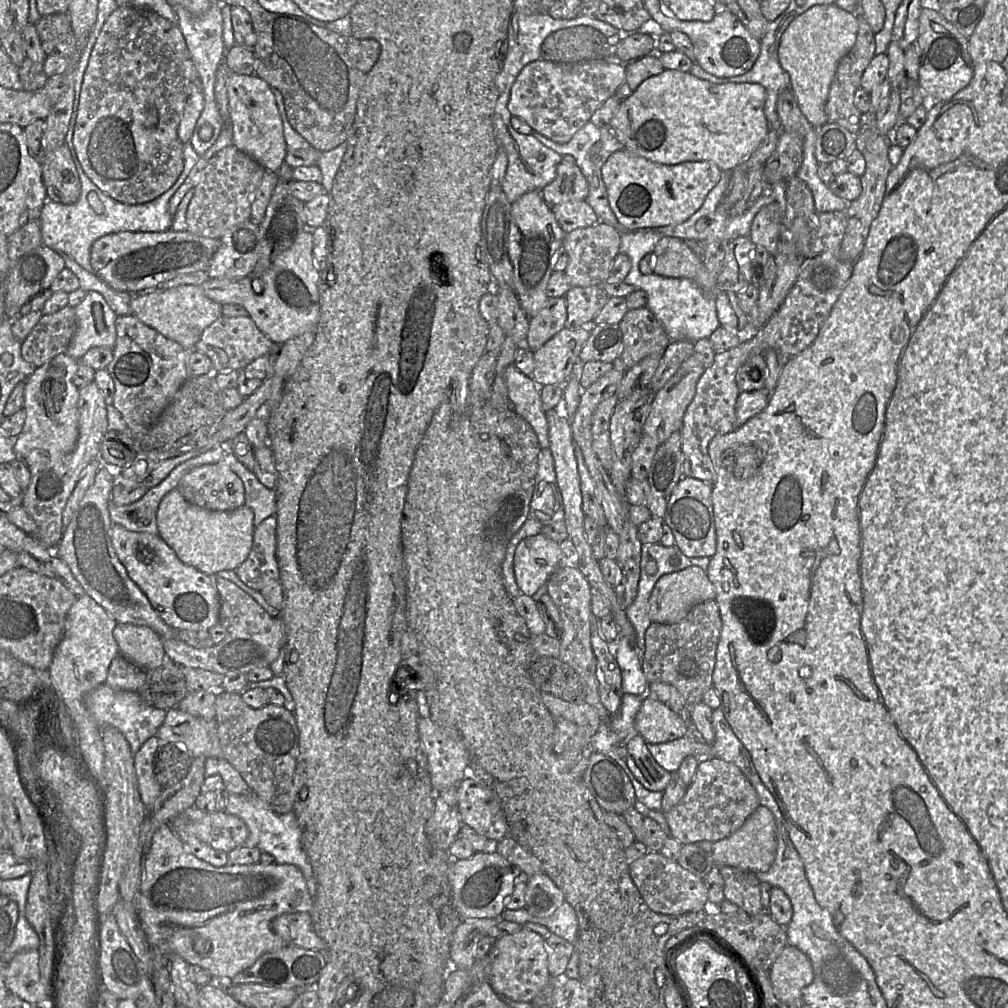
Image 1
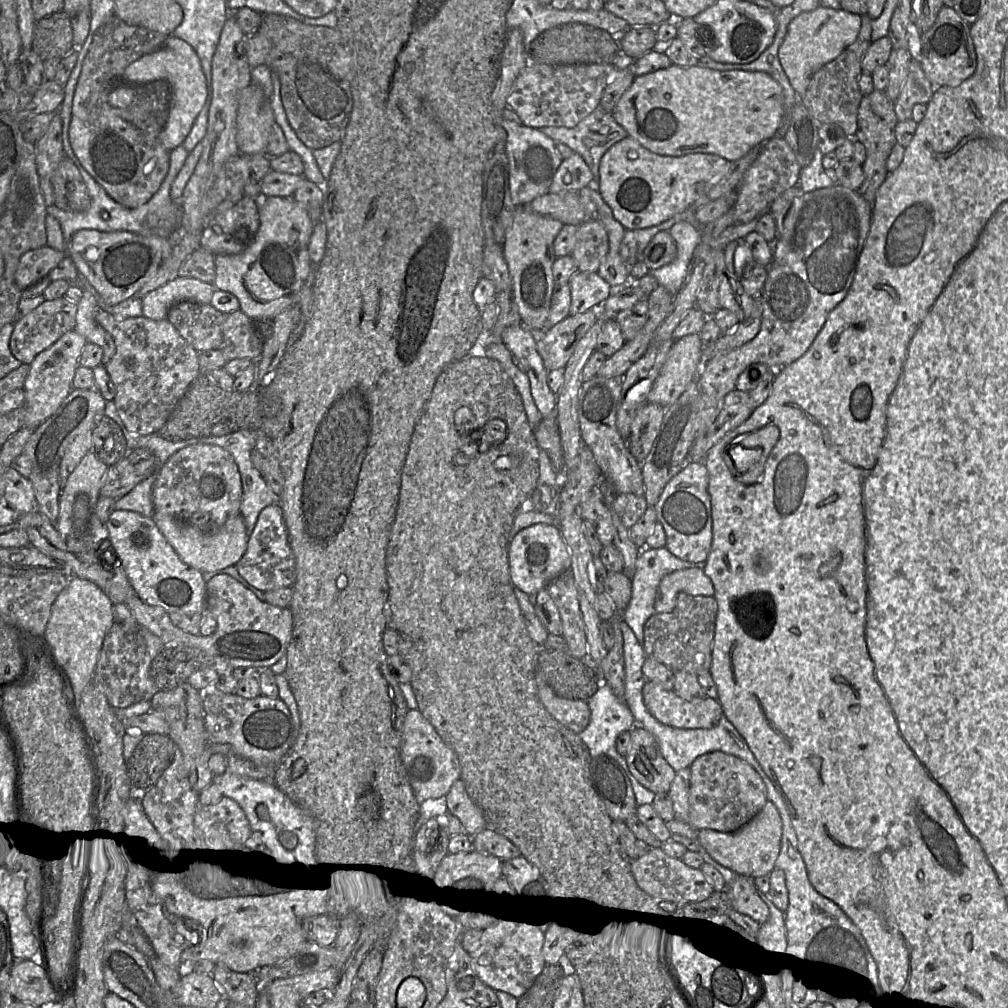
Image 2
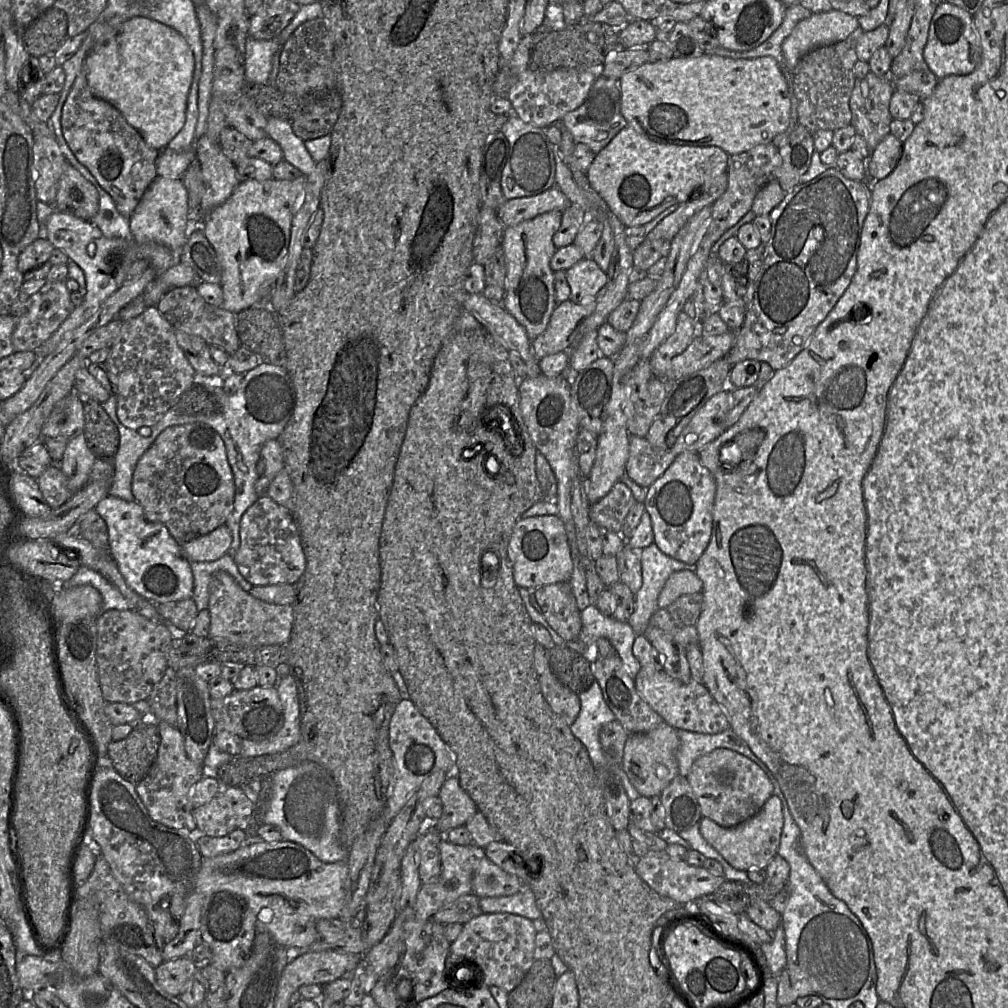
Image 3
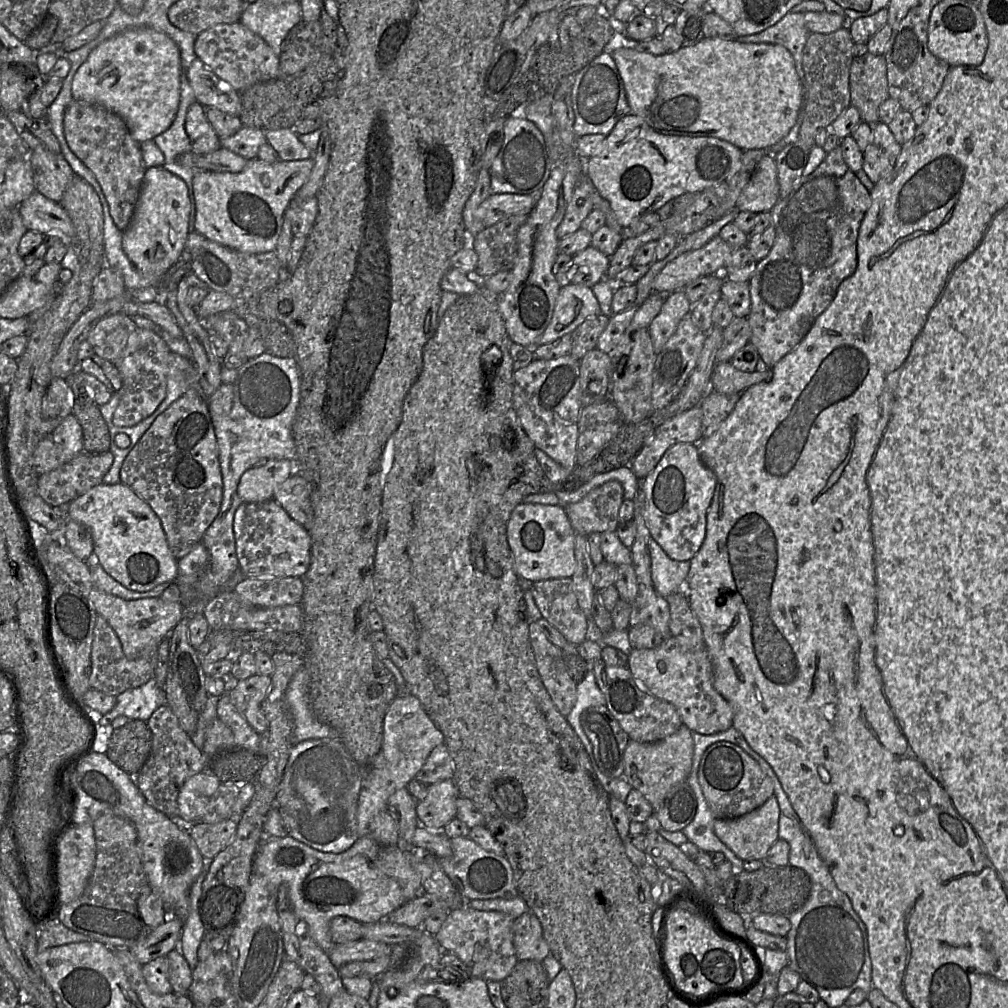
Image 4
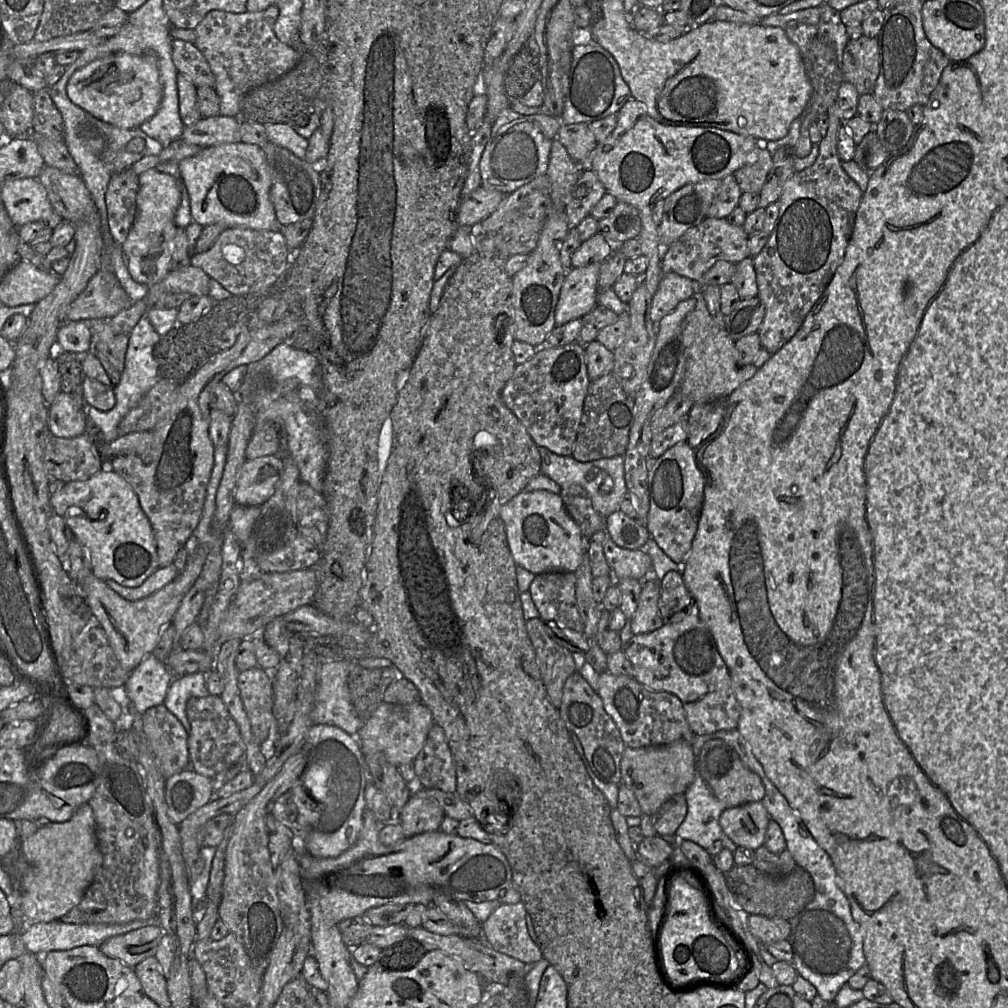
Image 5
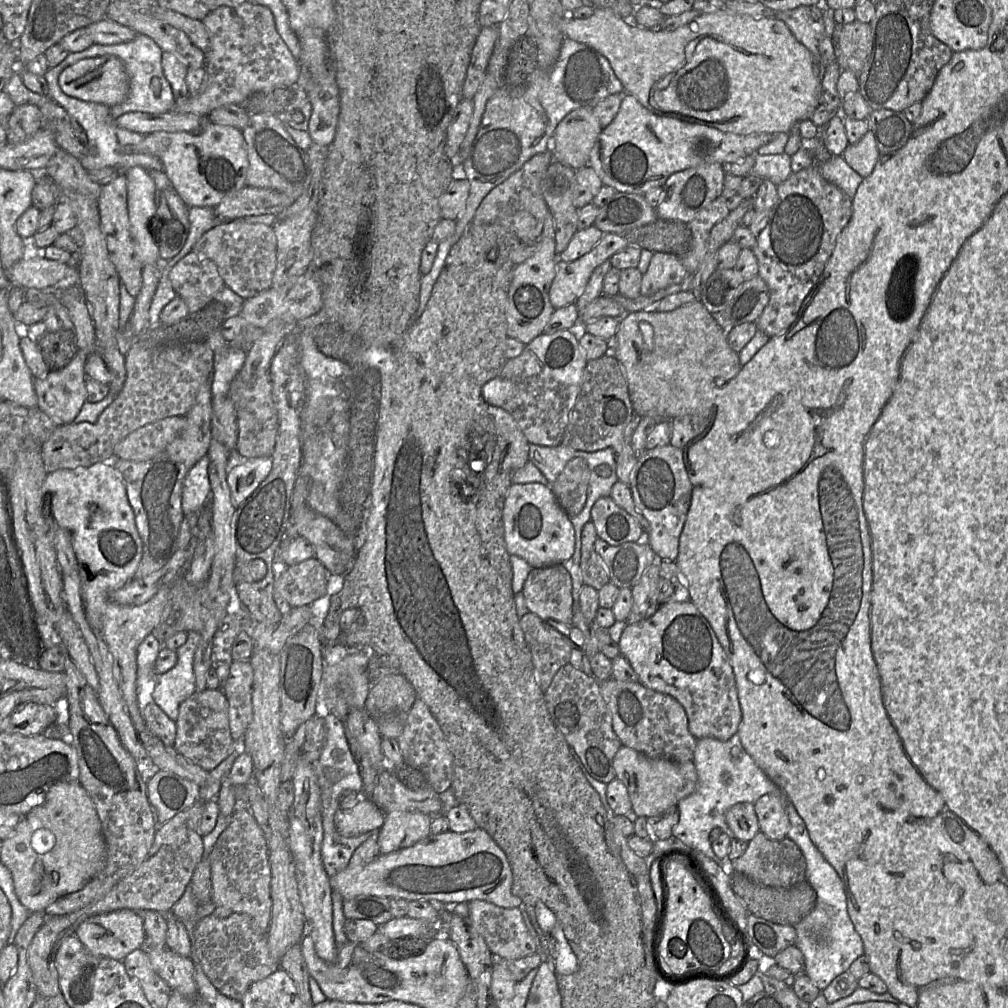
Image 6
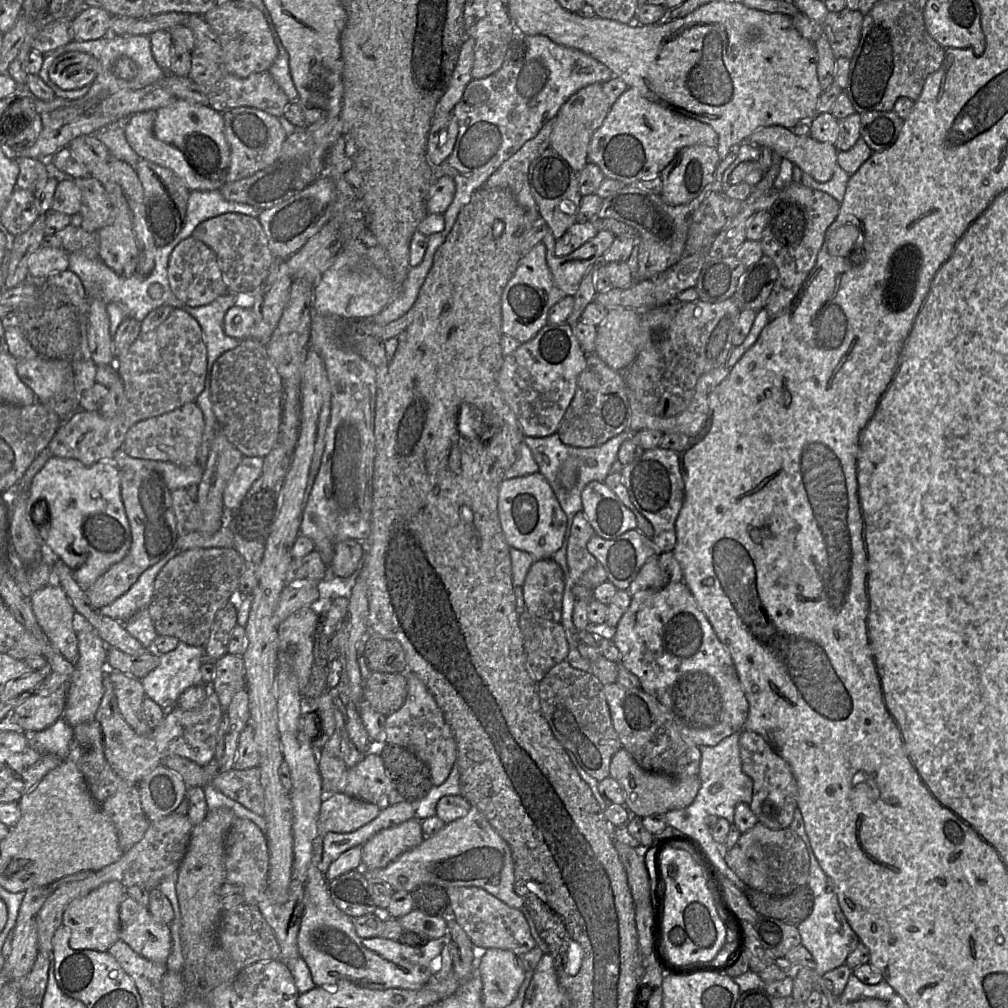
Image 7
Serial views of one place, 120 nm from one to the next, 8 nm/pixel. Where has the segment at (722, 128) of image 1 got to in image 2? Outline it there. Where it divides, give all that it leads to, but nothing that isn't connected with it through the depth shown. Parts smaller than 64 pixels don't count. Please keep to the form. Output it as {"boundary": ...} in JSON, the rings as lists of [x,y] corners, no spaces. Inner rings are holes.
{"boundary":[[[671,64],[665,69],[636,76],[631,86],[619,99],[613,115],[615,120],[627,131],[628,135],[636,139],[641,145],[650,151],[664,156],[684,156],[691,153],[715,154],[723,157],[729,162],[734,162],[745,155],[757,145],[764,144],[776,135],[781,119],[784,114],[784,95],[780,84],[769,74],[763,71],[745,71],[745,70],[717,70],[712,68],[695,65],[682,67]]]}

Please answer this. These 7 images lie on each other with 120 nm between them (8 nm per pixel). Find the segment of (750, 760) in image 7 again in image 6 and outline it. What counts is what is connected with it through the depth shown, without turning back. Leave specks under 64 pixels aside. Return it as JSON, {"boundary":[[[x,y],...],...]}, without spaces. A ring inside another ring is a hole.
{"boundary":[[[783,792],[781,796],[765,794],[753,805],[759,828],[771,840],[782,840],[787,837],[790,828],[786,804],[788,799]]]}

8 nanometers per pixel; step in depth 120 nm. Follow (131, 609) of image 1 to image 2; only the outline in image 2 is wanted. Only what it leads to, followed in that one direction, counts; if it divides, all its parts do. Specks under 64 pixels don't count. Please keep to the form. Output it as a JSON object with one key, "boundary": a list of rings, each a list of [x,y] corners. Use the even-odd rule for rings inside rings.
{"boundary":[[[93,451],[82,458],[62,489],[59,516],[54,524],[71,552],[71,559],[62,564],[69,567],[75,576],[95,583],[115,605],[125,603],[137,594],[112,546],[106,523],[103,523],[96,513],[100,489],[104,484],[107,470],[108,466]]]}

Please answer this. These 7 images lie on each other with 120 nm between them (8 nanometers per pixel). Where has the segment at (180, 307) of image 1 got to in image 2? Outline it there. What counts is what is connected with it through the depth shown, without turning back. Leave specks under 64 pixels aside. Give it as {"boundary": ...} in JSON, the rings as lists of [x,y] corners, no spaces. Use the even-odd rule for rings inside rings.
{"boundary":[[[177,276],[141,297],[142,315],[152,320],[167,318],[169,309],[181,301],[211,304],[215,287],[196,278]]]}

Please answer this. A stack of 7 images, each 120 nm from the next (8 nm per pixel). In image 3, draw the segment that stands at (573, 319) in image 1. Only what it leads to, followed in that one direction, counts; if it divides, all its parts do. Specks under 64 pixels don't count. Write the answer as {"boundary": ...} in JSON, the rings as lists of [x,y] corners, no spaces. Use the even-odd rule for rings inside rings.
{"boundary":[[[584,257],[566,271],[571,288],[570,300],[580,304],[585,298],[597,297],[607,282],[603,271],[591,257]]]}

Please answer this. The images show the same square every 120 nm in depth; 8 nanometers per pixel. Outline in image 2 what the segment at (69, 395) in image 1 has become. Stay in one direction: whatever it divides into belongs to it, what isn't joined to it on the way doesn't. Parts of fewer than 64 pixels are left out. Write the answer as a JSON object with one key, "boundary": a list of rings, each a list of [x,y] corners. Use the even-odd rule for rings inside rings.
{"boundary":[[[72,329],[34,358],[29,366],[29,373],[23,386],[26,410],[23,427],[36,430],[57,411],[71,390],[74,389],[72,381],[85,344],[86,339]]]}

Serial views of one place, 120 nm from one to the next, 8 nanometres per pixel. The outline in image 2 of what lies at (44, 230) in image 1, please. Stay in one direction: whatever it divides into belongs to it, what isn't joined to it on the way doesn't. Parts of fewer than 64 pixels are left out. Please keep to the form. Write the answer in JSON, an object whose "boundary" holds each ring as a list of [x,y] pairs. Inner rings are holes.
{"boundary":[[[65,96],[58,110],[58,113],[63,122],[62,124],[63,151],[64,151],[64,155],[68,157],[74,163],[79,173],[81,174],[85,182],[85,185],[87,187],[88,193],[90,195],[91,204],[88,210],[82,211],[82,212],[65,211],[65,210],[58,208],[55,205],[50,205],[46,207],[47,214],[53,216],[60,223],[60,227],[61,227],[64,242],[66,244],[66,248],[72,236],[77,231],[82,230],[82,229],[97,230],[100,232],[128,231],[128,232],[139,234],[142,236],[158,235],[161,237],[169,238],[169,234],[170,234],[169,231],[165,231],[161,228],[150,228],[149,226],[147,226],[146,216],[149,213],[156,211],[159,207],[161,207],[167,201],[172,200],[170,198],[171,185],[174,179],[176,178],[178,172],[182,168],[183,164],[185,163],[185,160],[188,157],[189,152],[183,147],[183,145],[179,145],[175,147],[174,149],[172,149],[169,152],[169,155],[170,155],[169,170],[168,170],[166,177],[162,181],[159,189],[145,204],[138,206],[138,207],[134,207],[134,208],[127,208],[119,204],[118,202],[114,201],[111,197],[109,197],[109,195],[105,192],[105,190],[83,168],[78,158],[74,154],[71,148],[71,145],[69,143],[69,139],[68,139],[68,129],[69,129],[69,123],[71,119],[71,111],[72,111],[72,101],[70,101],[70,97]]]}

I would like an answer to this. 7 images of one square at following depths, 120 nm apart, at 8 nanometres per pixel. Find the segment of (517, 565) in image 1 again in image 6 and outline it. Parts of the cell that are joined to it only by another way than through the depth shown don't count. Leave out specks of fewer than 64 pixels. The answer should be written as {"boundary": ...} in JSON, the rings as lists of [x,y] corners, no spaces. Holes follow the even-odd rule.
{"boundary":[[[513,483],[505,497],[502,519],[508,553],[521,557],[532,568],[562,564],[574,553],[575,530],[571,518],[547,485]]]}

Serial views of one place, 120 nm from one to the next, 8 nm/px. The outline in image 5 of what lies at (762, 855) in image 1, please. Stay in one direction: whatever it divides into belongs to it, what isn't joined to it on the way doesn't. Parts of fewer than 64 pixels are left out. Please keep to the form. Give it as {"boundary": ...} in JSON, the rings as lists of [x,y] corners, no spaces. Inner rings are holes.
{"boundary":[[[761,801],[726,808],[719,824],[725,835],[738,847],[755,851],[764,845],[770,817]]]}

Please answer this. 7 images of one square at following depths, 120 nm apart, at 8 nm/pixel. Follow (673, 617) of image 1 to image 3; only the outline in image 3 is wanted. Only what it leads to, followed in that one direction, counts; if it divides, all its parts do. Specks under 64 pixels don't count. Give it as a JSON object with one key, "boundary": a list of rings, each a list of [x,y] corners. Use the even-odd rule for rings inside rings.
{"boundary":[[[689,570],[674,572],[666,581],[658,599],[659,608],[666,608],[683,595],[702,593],[703,583]]]}

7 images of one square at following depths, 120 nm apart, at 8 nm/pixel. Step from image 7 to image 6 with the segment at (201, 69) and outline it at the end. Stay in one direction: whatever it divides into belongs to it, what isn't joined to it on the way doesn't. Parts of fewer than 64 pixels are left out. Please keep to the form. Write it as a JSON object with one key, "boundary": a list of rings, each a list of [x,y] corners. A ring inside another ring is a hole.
{"boundary":[[[159,7],[152,8],[152,14],[160,21],[183,31],[192,43],[206,53],[209,49],[209,34],[202,20],[184,16],[178,12]]]}

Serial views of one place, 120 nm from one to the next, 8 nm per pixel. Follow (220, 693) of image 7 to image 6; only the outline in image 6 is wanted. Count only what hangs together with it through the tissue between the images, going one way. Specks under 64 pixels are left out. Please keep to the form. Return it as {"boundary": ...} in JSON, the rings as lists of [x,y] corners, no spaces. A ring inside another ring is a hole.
{"boundary":[[[233,660],[230,665],[229,675],[227,679],[221,683],[220,689],[224,693],[228,702],[228,718],[232,738],[236,742],[241,742],[241,748],[242,748],[242,739],[253,717],[252,685],[253,685],[253,669],[249,661],[245,662],[245,661]]]}

